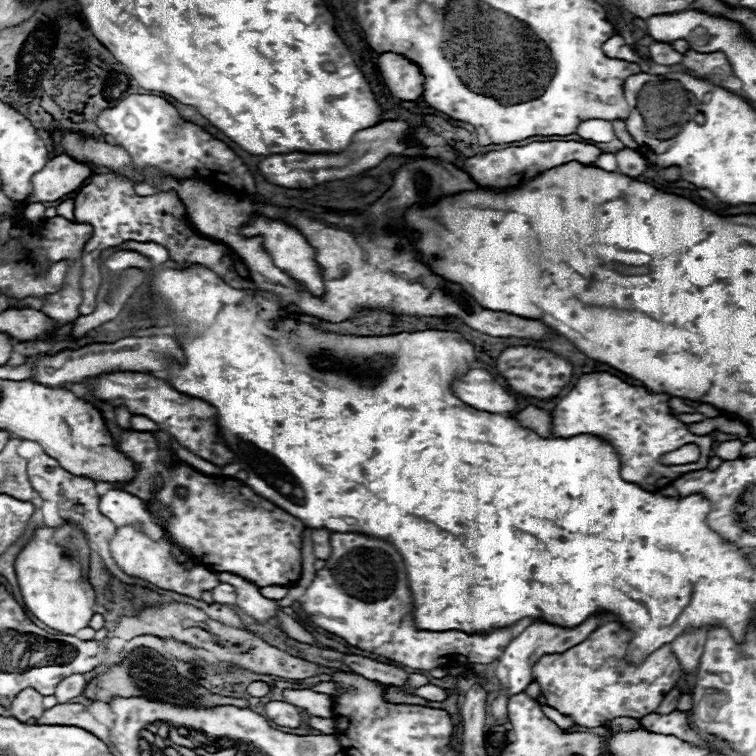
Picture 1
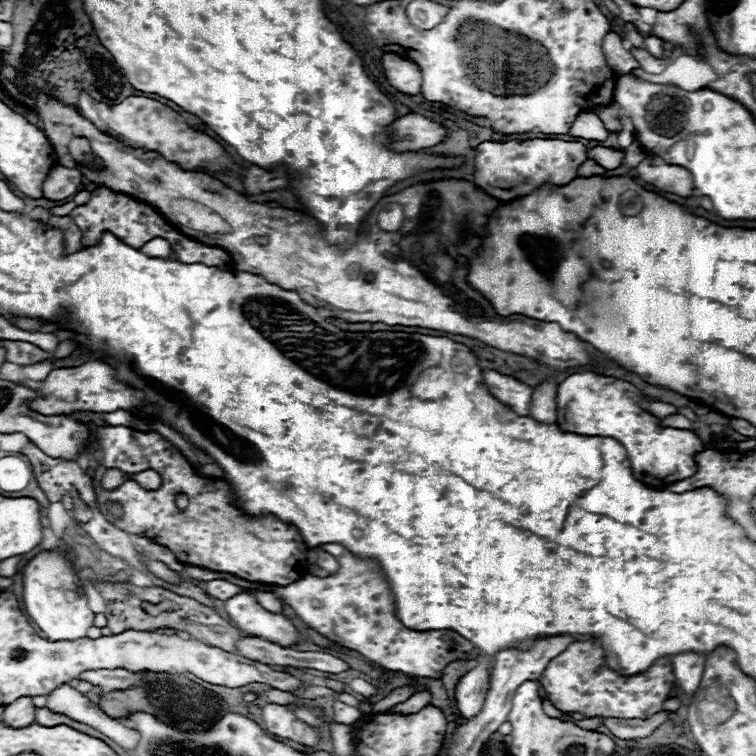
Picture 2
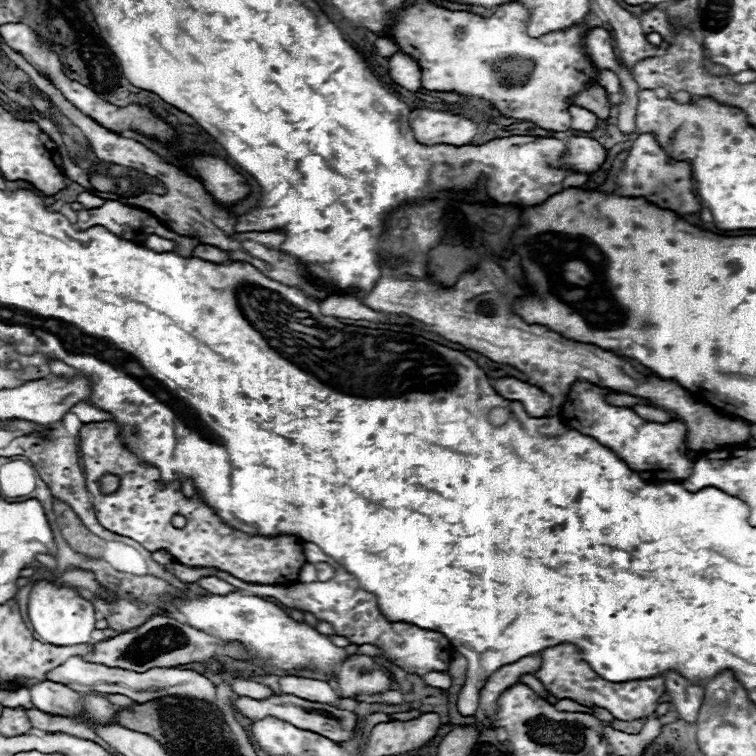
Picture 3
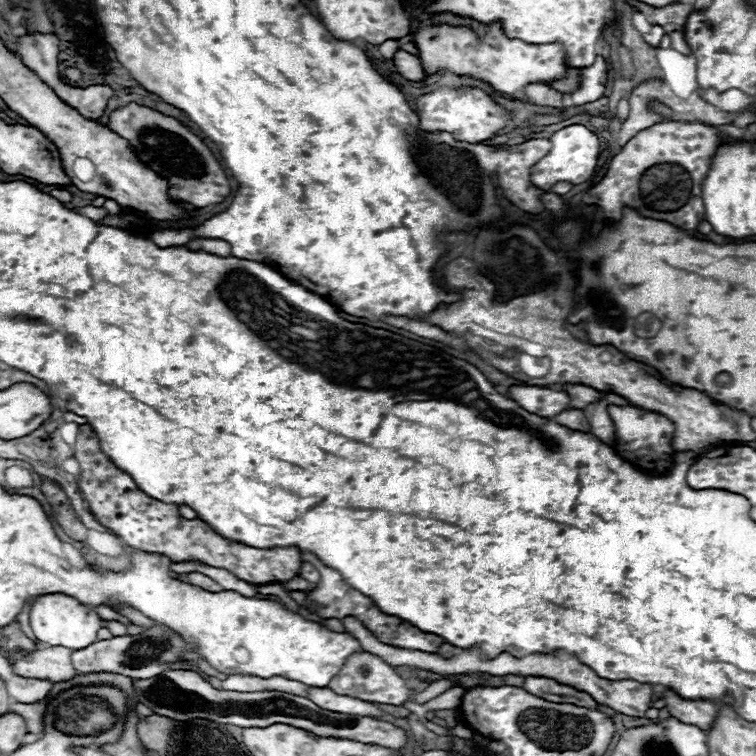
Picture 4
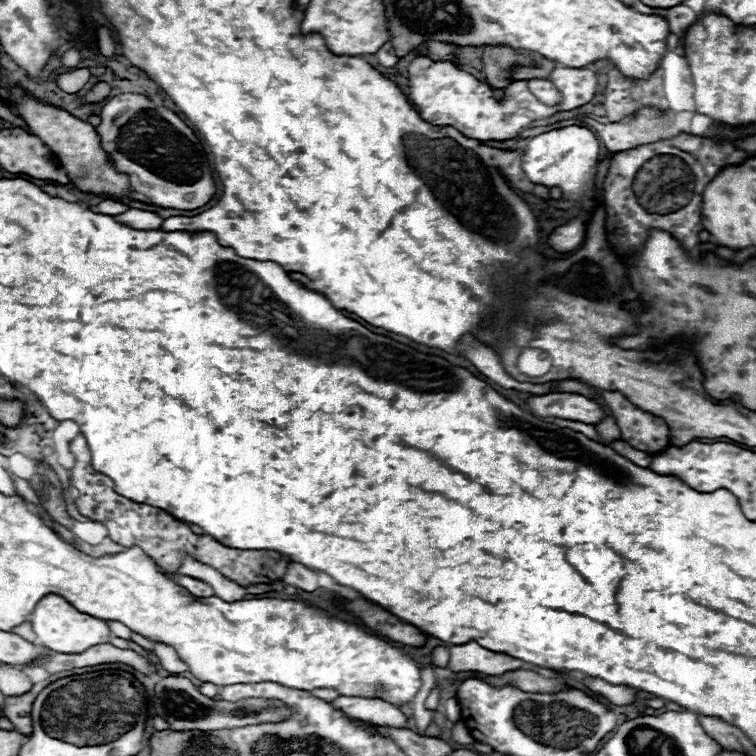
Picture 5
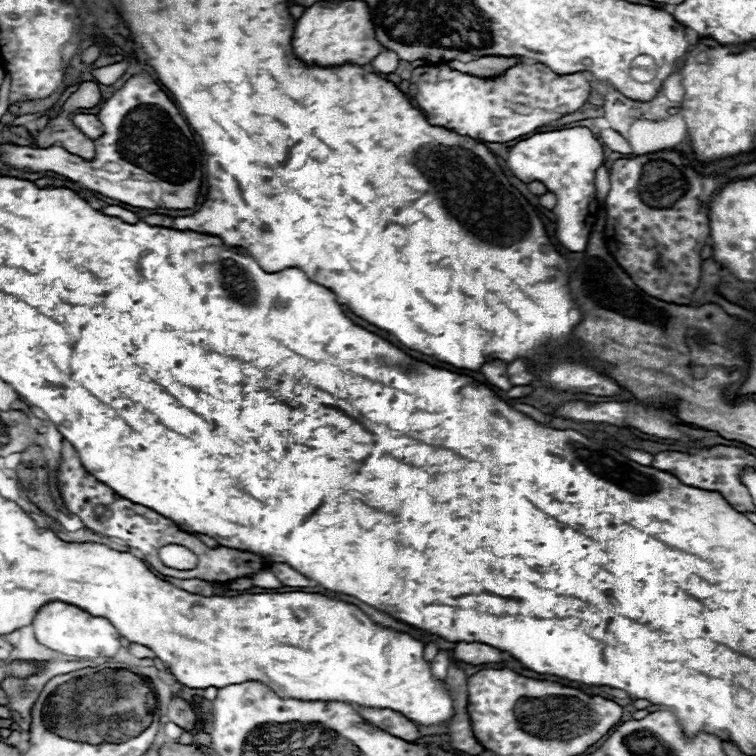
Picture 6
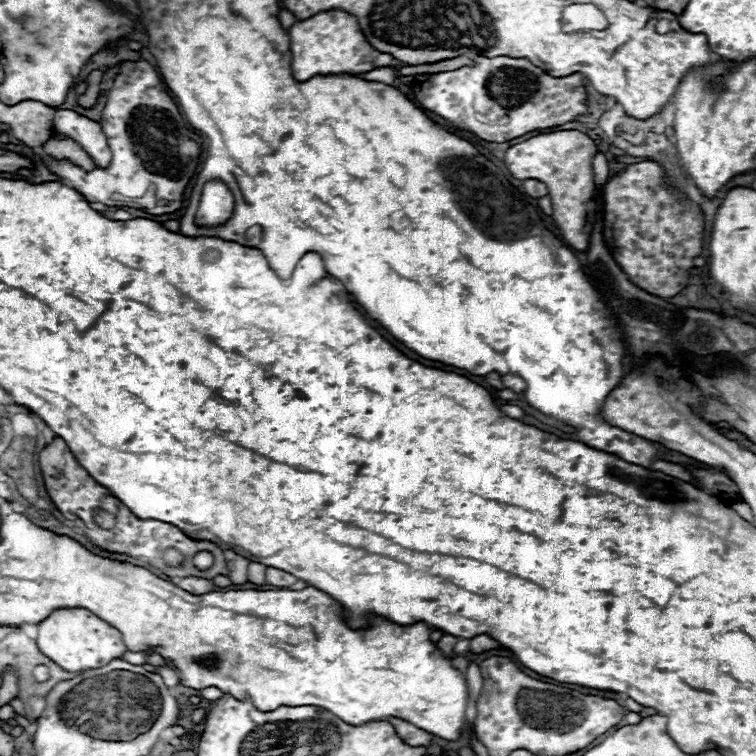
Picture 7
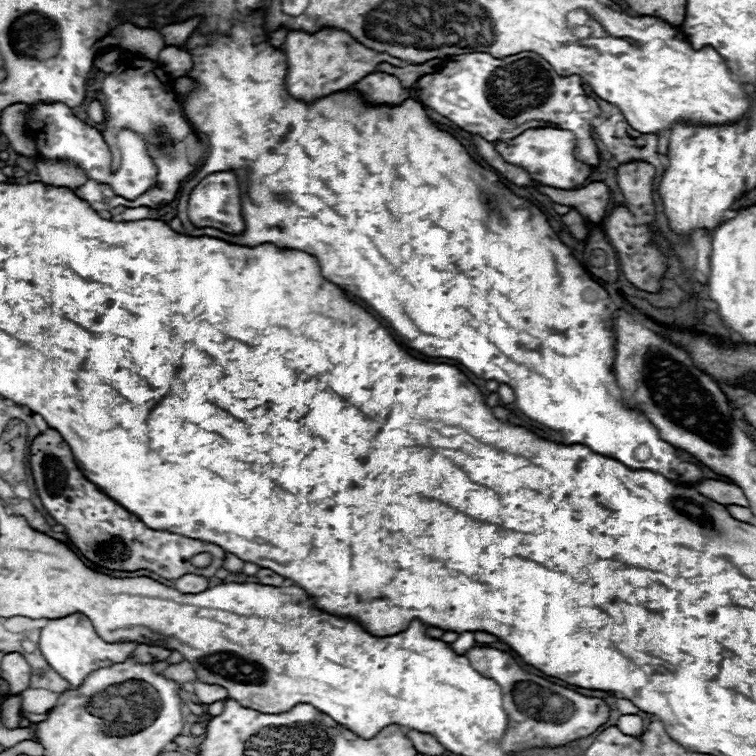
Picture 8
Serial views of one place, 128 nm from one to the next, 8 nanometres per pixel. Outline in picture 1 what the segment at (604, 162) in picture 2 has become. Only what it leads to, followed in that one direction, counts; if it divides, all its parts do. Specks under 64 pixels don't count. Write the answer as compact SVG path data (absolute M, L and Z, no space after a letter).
M624 148L622 152L618 152L616 160L618 160L618 172L632 176L632 178L640 176L644 172L644 168L648 166L646 158L642 154L638 154L636 150L630 150L630 148Z

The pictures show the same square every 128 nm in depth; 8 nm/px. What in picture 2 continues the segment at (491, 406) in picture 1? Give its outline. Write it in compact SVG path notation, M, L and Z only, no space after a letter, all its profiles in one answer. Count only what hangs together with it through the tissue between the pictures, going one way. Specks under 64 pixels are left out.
M486 370L482 374L482 382L486 386L486 390L506 408L510 408L512 412L516 412L518 416L526 416L528 414L528 406L530 406L530 396L532 396L532 388L528 388L526 384L518 382L512 376L504 376L498 374L494 370Z

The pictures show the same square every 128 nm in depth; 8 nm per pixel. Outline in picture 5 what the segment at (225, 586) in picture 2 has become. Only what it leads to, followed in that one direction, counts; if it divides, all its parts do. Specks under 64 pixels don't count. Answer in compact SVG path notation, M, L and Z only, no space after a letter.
M174 574L172 580L174 580L176 584L180 584L180 586L184 586L184 588L186 588L190 594L194 594L194 596L200 596L200 598L214 596L214 590L212 590L210 584L206 584L206 582L202 582L202 580L196 580L196 578L192 578L192 576Z

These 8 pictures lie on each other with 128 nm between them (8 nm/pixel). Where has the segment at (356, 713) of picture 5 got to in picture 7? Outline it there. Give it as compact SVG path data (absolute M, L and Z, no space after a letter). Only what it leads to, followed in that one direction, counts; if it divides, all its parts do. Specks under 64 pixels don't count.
M386 718L386 720L394 726L398 736L410 746L428 746L432 742L432 736L428 732L418 730L414 724L410 724L406 720L400 720L400 718Z

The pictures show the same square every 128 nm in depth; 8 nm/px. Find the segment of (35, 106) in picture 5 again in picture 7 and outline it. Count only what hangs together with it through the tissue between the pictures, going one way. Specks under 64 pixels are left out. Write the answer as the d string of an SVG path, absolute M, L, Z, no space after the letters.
M50 136L46 142L44 142L44 152L46 156L52 156L52 158L66 158L78 166L82 166L84 170L92 170L94 168L94 162L90 162L92 158L86 154L86 150L82 146L78 146L78 142L66 138L66 136Z

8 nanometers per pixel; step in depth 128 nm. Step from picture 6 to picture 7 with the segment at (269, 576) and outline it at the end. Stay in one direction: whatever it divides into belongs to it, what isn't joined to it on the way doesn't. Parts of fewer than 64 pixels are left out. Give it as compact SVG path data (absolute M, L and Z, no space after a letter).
M250 562L250 566L248 566L248 580L252 584L258 584L258 586L266 584L266 566L258 564L258 562Z

